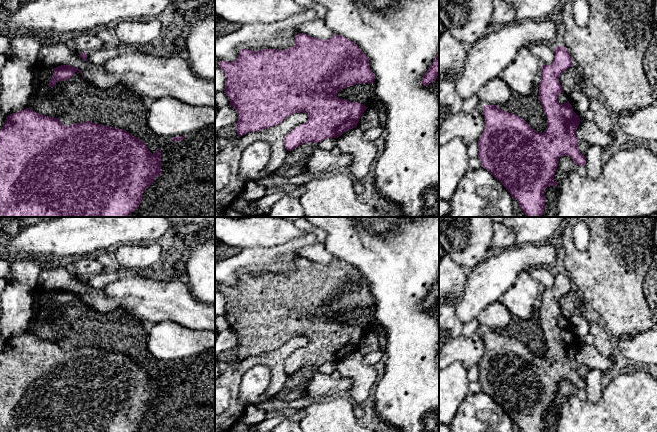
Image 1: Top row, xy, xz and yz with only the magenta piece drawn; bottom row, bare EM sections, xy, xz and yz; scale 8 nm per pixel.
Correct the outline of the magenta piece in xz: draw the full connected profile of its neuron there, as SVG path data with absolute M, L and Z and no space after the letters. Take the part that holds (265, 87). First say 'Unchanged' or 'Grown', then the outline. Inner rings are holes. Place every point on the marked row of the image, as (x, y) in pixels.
Unchanged. M298 33L292 48L242 49L235 61L220 61L219 68L225 75L224 93L229 98L229 105L238 113L238 136L273 127L295 113L308 115L306 123L294 128L285 137L284 146L288 151L305 143L338 138L347 130L356 128L367 107L338 98L337 94L356 84L372 84L376 79L370 70L368 57L358 45L338 34L322 40Z

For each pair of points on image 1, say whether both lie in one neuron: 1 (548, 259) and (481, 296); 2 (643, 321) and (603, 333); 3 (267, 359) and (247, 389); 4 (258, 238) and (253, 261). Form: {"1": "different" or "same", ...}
{"1": "same", "2": "different", "3": "different", "4": "different"}

